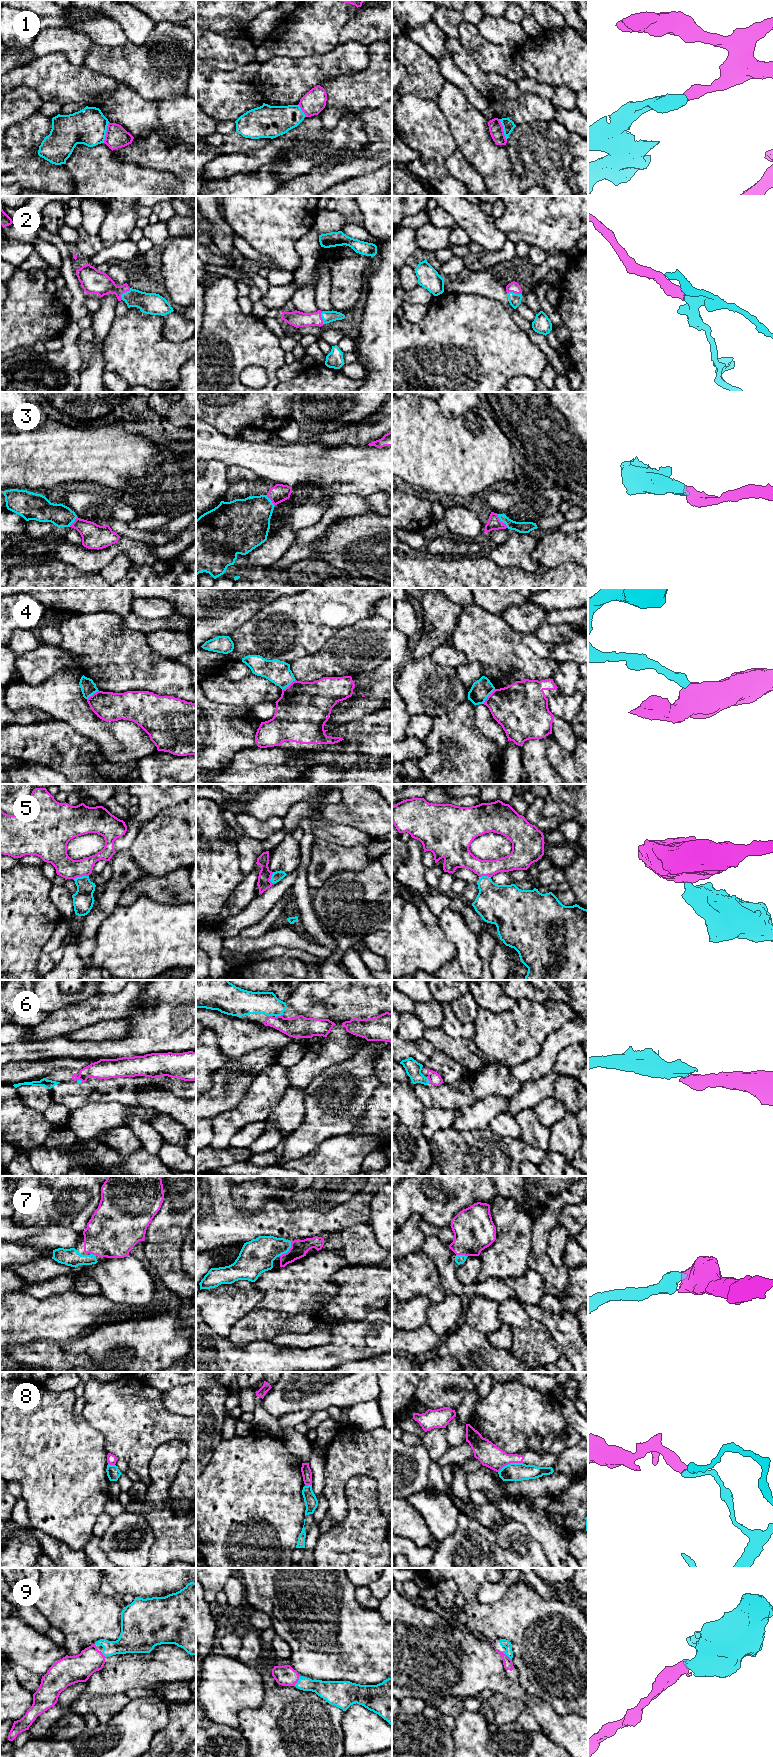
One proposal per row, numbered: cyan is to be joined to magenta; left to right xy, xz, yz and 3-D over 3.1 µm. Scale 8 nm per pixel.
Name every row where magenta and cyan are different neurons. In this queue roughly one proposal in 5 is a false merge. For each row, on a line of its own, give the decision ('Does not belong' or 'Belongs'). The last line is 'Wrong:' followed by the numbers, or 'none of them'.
1: Does not belong
2: Belongs
3: Belongs
4: Does not belong
5: Does not belong
6: Belongs
7: Belongs
8: Does not belong
9: Belongs
Wrong: 1, 4, 5, 8

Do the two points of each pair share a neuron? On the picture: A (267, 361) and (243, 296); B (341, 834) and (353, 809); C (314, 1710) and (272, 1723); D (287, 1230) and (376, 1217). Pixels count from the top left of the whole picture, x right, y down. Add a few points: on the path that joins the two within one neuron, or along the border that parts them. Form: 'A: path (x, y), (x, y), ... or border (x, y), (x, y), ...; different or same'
A: border (236, 293), (240, 309), (244, 313), (251, 314); different
B: border (335, 823), (354, 826), (367, 835); different
C: path (303, 1713), (281, 1716); same
D: border (374, 1195), (371, 1201), (369, 1218), (366, 1222); different

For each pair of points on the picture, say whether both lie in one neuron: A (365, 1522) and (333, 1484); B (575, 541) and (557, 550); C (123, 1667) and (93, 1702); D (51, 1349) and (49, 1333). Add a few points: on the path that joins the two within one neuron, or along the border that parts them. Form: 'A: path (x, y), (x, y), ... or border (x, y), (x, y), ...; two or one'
A: border (354, 1477), (345, 1486), (346, 1517), (340, 1522); two
B: path (571, 545), (569, 547), (561, 547); one
C: border (85, 1690), (93, 1694), (122, 1693); two
D: border (27, 1344), (33, 1341), (52, 1341), (59, 1346); two

